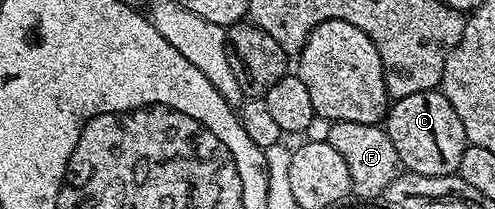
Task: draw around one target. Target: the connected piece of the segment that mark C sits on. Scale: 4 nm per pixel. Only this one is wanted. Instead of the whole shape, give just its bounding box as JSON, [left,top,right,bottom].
[386,90,468,176]

